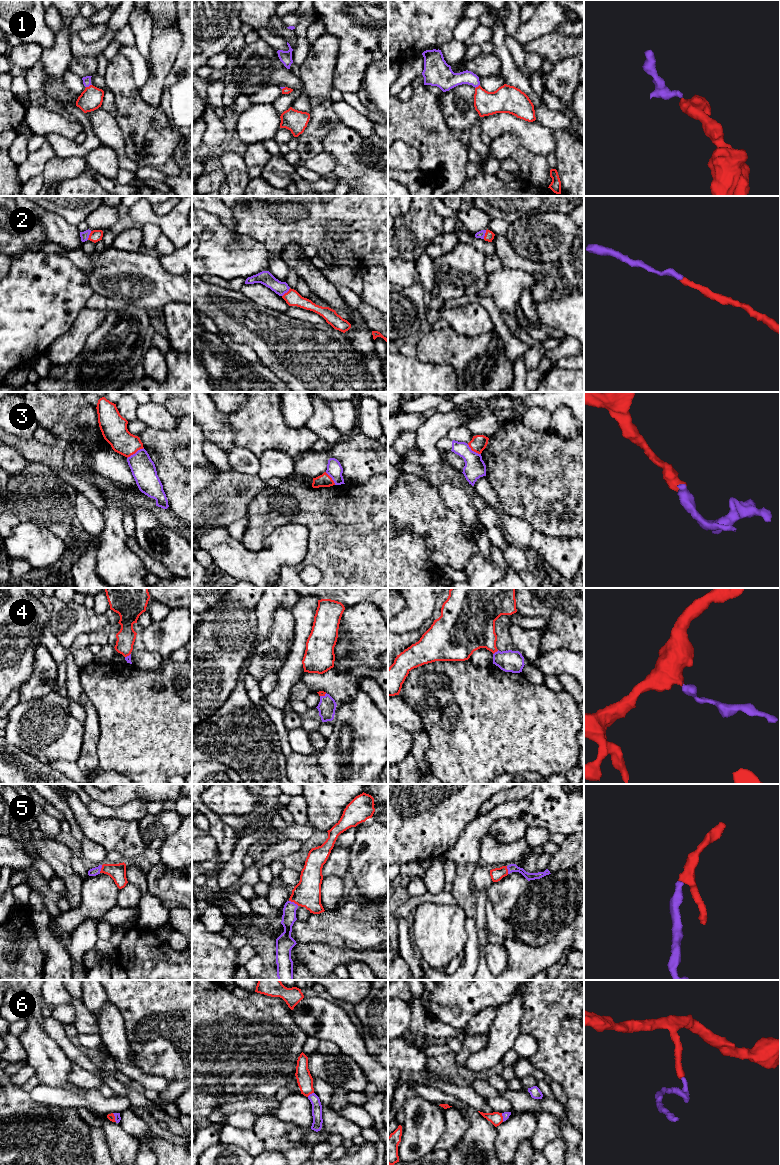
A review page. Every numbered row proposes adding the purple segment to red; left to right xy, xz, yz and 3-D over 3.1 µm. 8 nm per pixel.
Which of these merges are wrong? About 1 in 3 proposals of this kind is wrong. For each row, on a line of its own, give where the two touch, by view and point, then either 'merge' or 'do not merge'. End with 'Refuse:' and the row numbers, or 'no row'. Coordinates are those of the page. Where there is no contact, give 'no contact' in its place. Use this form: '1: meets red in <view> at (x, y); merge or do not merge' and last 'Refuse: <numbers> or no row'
1: meets red in xy at (89, 86); merge
2: meets red in xz at (287, 292); merge
3: meets red in xy at (135, 452); do not merge
4: meets red in yz at (495, 651); merge
5: meets red in xz at (294, 902); merge
6: meets red in xz at (310, 1093); merge
Refuse: 3

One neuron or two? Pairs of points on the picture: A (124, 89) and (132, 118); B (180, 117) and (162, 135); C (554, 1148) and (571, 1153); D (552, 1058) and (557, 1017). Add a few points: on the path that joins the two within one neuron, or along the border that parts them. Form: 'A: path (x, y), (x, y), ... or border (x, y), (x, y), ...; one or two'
A: path (126, 96), (131, 111); one
B: border (159, 105), (179, 136), (177, 148); two
C: border (560, 1137), (565, 1145), (565, 1154); two
D: path (557, 1048), (557, 1027); one

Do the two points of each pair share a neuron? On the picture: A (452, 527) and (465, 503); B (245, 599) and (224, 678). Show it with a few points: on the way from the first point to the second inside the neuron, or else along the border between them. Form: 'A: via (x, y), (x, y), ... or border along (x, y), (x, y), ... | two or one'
A: border along (442, 499), (458, 515), (468, 537) | two
B: via (233, 619), (224, 640), (224, 658) | one

